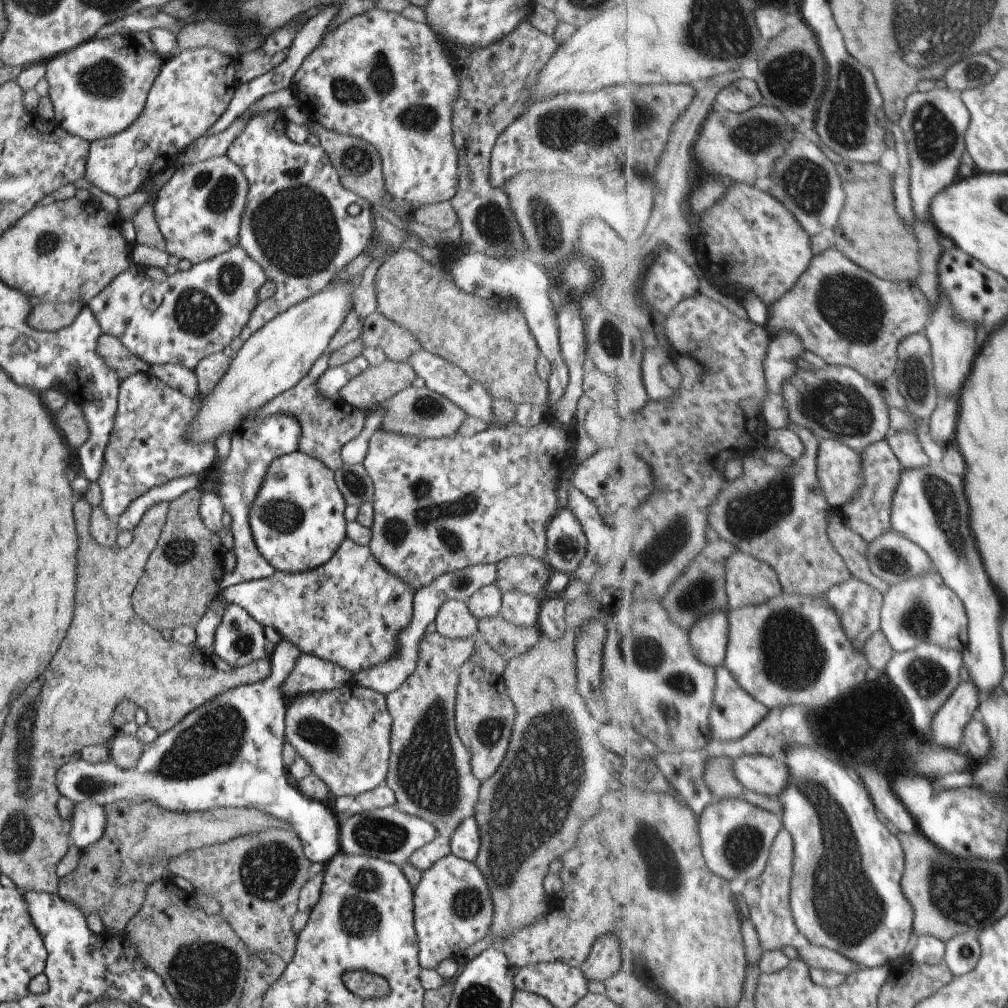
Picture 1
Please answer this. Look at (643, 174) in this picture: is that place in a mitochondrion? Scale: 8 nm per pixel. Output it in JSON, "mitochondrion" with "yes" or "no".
{"mitochondrion":"no"}

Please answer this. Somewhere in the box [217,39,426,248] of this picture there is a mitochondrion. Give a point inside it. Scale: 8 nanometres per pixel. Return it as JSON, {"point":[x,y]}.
{"point":[372,80]}

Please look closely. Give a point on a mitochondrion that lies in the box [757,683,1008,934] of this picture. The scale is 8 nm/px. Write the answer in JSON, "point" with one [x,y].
{"point":[961,898]}

